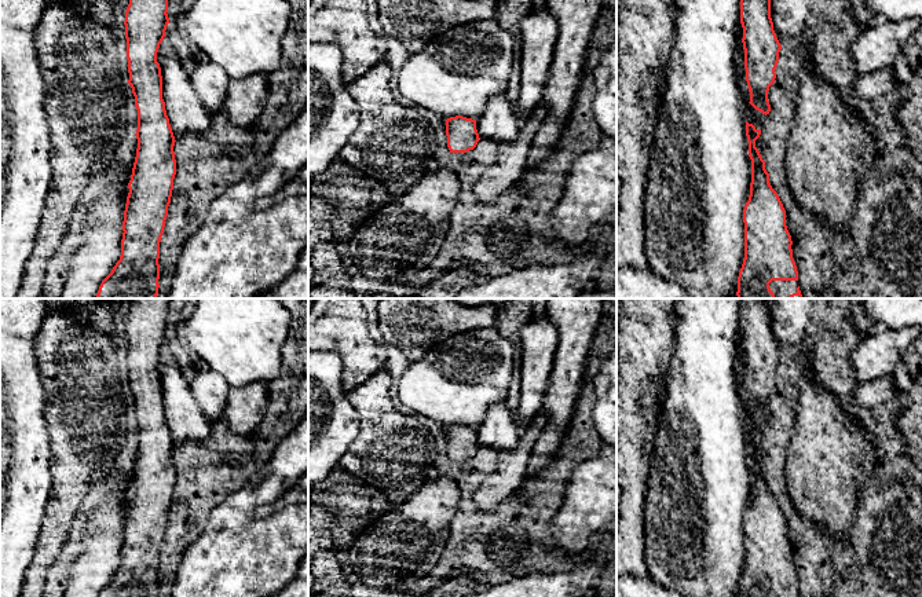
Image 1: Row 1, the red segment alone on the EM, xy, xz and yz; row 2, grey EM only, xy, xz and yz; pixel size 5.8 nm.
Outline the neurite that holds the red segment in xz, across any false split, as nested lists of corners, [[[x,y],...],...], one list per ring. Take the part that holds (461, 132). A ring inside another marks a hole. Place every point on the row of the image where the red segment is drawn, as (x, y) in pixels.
[[[462,116],[446,120],[446,136],[450,153],[467,153],[473,150],[480,140],[476,120]]]

